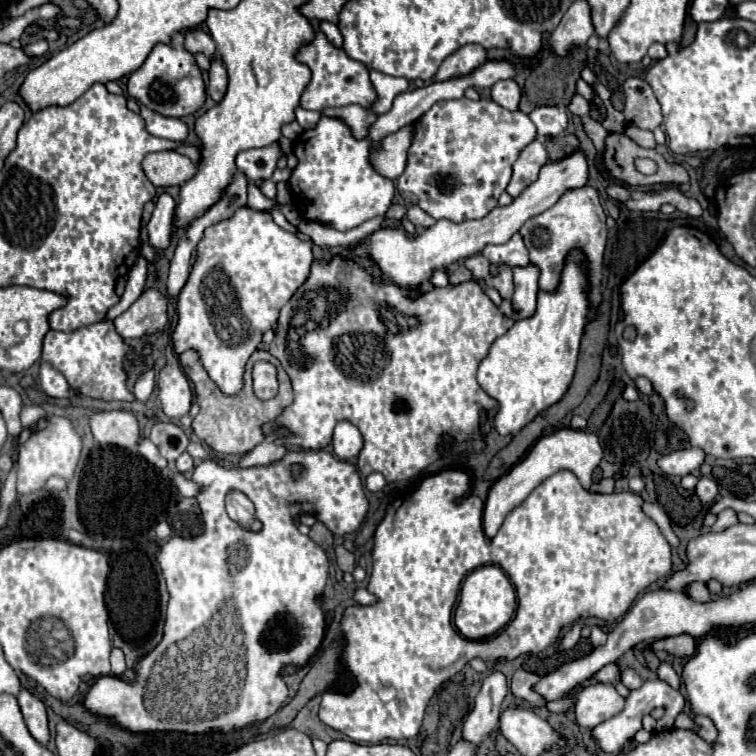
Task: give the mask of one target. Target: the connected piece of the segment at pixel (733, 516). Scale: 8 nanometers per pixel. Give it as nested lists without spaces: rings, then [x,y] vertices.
[[[723,509],[719,515],[717,515],[717,521],[713,523],[713,531],[723,531],[723,529],[727,529],[727,527],[731,527],[731,525],[735,525],[737,523],[737,513],[733,511],[733,509]]]

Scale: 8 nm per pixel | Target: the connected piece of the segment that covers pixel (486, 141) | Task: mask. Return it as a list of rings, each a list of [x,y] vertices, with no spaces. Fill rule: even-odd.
[[[463,97],[455,101],[439,101],[423,117],[415,121],[415,137],[409,147],[407,167],[403,175],[397,179],[399,195],[405,199],[405,203],[421,207],[433,219],[451,219],[455,223],[461,223],[467,219],[485,217],[497,205],[499,195],[505,191],[511,179],[511,167],[517,161],[519,153],[535,137],[537,129],[535,123],[529,119],[529,115],[520,110],[503,109],[490,98],[471,101]],[[439,177],[451,183],[449,191],[443,191]]]

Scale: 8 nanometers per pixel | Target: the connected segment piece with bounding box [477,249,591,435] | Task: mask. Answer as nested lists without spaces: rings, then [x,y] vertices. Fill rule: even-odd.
[[[571,249],[565,257],[565,267],[555,291],[539,291],[537,309],[531,317],[517,319],[513,327],[501,335],[477,371],[479,385],[499,403],[495,427],[501,435],[517,433],[543,409],[557,403],[575,373],[579,341],[591,309],[589,303],[589,269],[581,249]]]

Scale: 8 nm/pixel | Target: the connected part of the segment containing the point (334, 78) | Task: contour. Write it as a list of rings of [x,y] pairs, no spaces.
[[[321,31],[315,33],[313,41],[299,47],[295,59],[311,69],[311,81],[307,83],[301,95],[303,109],[325,111],[325,109],[347,107],[347,105],[361,105],[365,109],[371,109],[371,105],[377,101],[375,87],[371,85],[369,79],[369,69],[361,61],[351,59],[343,49],[331,45]]]

